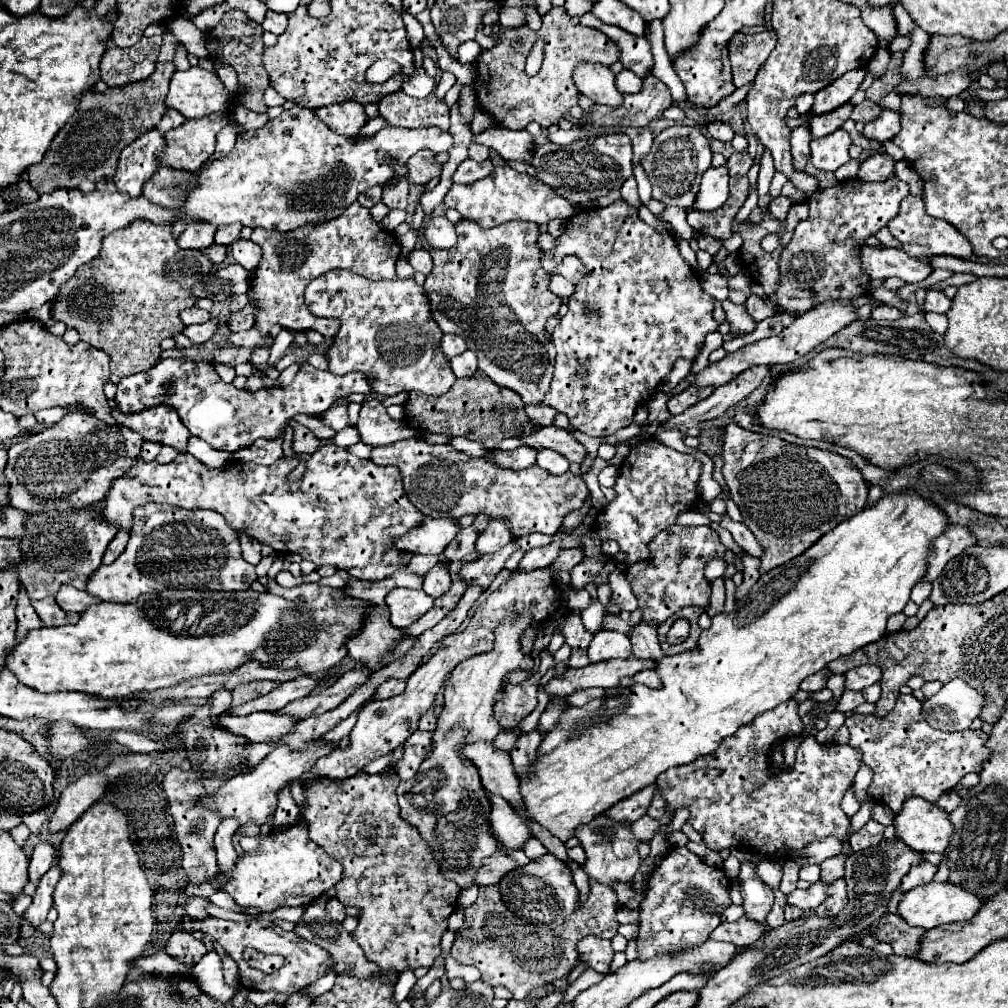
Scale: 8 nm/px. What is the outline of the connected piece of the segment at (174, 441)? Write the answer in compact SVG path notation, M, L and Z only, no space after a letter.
M162 404L134 416L122 416L122 412L118 412L118 418L114 420L142 434L144 440L148 442L158 442L164 446L172 446L178 452L186 452L190 432L186 432L186 426L182 424L182 420L178 420L178 414L174 412L174 408L166 408Z

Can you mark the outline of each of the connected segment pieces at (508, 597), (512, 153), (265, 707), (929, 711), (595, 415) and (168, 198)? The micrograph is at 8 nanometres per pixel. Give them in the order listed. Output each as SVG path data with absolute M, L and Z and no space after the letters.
M542 568L542 570L520 572L520 574L510 576L508 582L504 582L498 590L494 590L478 606L478 610L474 612L474 616L464 632L446 636L440 642L438 652L426 664L422 664L422 668L418 668L418 672L414 672L414 676L410 676L406 692L402 696L392 696L390 700L372 700L370 704L364 704L358 714L358 722L350 734L350 744L346 748L334 748L330 754L318 758L316 764L298 778L298 782L308 784L310 780L322 780L322 778L326 778L326 780L350 778L350 776L358 774L370 760L384 756L384 754L392 752L396 746L400 746L402 742L406 742L406 738L418 728L418 720L422 718L422 714L432 706L438 690L442 688L444 680L450 676L452 668L458 662L462 662L474 654L488 652L494 642L494 628L506 616L510 616L514 612L522 612L522 610L528 610L534 614L534 624L526 630L526 634L522 638L522 650L532 652L536 628L544 620L548 620L548 610L552 608L554 598L556 598L556 586L554 586L554 580L550 574L552 574L550 568Z
M488 126L482 134L472 136L472 142L484 144L492 150L496 150L504 160L524 160L530 162L532 152L528 152L528 144L532 142L532 136L528 132L514 132L500 126Z
M298 676L296 680L282 682L278 688L274 688L270 694L252 700L250 704L244 704L240 708L232 708L234 714L252 714L252 712L278 712L292 700L308 696L320 682L314 676Z
M952 680L922 704L922 718L936 730L960 732L970 728L984 704L984 696L964 680Z
M616 200L614 204L606 206L606 208L596 208L596 210L582 210L578 214L574 214L572 218L566 220L566 232L556 240L556 248L552 252L542 252L542 268L549 274L553 274L556 264L562 262L564 256L578 256L586 268L586 276L574 286L574 292L568 296L568 312L566 316L560 320L560 324L554 328L554 332L550 334L550 340L552 344L556 346L556 370L554 370L554 378L552 378L552 384L550 384L550 390L546 392L544 396L544 402L550 404L552 408L556 408L558 412L566 414L570 424L588 434L588 436L594 436L594 438L606 438L606 436L612 436L616 430L624 428L624 426L630 426L632 424L632 416L636 412L636 406L640 400L650 400L656 386L666 378L666 374L674 368L674 362L678 358L696 358L700 354L700 346L706 338L708 332L714 332L718 330L718 322L714 320L712 316L712 310L714 310L714 298L708 296L704 290L702 290L702 284L700 284L700 278L698 274L692 270L692 266L680 256L678 252L678 246L676 246L676 240L668 234L668 232L658 232L654 230L652 226L644 224L644 220L638 216L638 210L628 206L624 200Z
M158 168L158 172L154 172L152 178L142 186L142 194L154 204L170 208L174 204L180 204L186 192L194 190L194 184L196 184L196 174Z

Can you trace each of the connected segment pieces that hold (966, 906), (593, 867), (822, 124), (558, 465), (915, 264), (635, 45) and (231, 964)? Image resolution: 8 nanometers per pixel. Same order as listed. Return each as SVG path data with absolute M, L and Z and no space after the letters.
M930 882L930 884L918 886L918 888L910 890L910 892L906 892L904 898L902 898L902 902L898 904L898 914L910 926L918 926L918 928L930 930L930 928L936 928L936 926L942 926L942 924L970 920L974 916L974 912L978 912L980 906L982 906L982 902L974 894L970 894L966 890L960 890L954 884L948 884L948 882L944 882L944 884Z
M598 816L598 820L592 820L590 824L578 828L576 838L582 842L582 848L586 852L584 870L590 878L596 878L598 882L610 886L614 880L630 882L632 876L638 872L638 862L642 862L638 856L640 840L634 838L630 826L622 826L620 822L614 822L606 816Z
M844 104L842 108L836 108L834 112L828 112L828 114L822 114L822 116L814 116L810 120L810 134L812 138L822 138L822 136L828 136L832 132L836 132L852 114L852 106L850 104Z
M538 452L536 464L544 470L548 470L550 474L564 474L570 466L570 462L564 456L558 456L556 452Z
M862 248L862 264L870 278L892 278L898 276L906 282L922 282L932 274L932 266L928 262L920 262L918 258L908 256L902 250L894 248Z
M592 12L580 16L580 24L582 26L594 26L596 30L610 36L620 48L620 62L624 64L624 68L632 70L640 78L650 76L652 66L654 66L654 58L652 58L652 52L650 52L650 42L646 38L630 36L628 32L622 32L620 28L606 26Z
M230 956L224 958L222 968L224 968L224 980L226 980L228 984L236 984L236 986L242 990L242 986L240 986L240 978L238 978L238 966L236 966L236 962L234 962Z

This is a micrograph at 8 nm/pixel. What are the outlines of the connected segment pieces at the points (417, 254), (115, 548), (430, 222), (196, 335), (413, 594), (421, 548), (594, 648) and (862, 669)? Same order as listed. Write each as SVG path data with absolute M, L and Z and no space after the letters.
M424 248L412 250L412 252L408 254L408 262L412 264L412 268L414 268L416 272L422 272L424 276L428 276L430 270L432 270L432 256L430 256L430 252L424 250Z
M120 530L118 536L110 542L110 546L106 548L106 554L104 554L104 564L112 564L126 548L126 542L128 542L128 532L126 530Z
M430 216L424 220L424 238L432 248L450 250L456 244L454 224L446 216Z
M208 320L206 324L194 324L194 326L184 326L182 334L192 342L192 344L202 344L206 340L210 340L218 330L218 322L216 320Z
M396 588L386 596L386 606L390 610L390 624L402 630L408 624L414 624L420 616L424 616L428 608L434 606L434 600L422 590Z
M424 516L420 526L412 528L408 534L404 534L394 542L400 552L440 556L458 530L460 530L460 524L456 520Z
M596 632L590 648L588 648L590 662L604 662L612 658L630 658L632 644L626 634L620 632Z
M872 664L870 666L858 666L858 668L852 668L844 674L846 682L844 682L844 688L846 690L864 690L866 686L878 682L878 676L882 676L882 672L878 672L878 668L874 668Z

